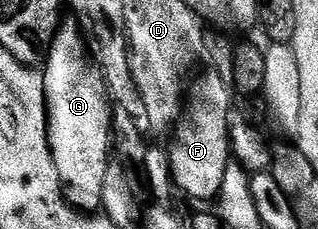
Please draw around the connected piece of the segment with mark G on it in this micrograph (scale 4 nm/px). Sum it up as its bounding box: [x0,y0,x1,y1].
[44,21,111,212]

